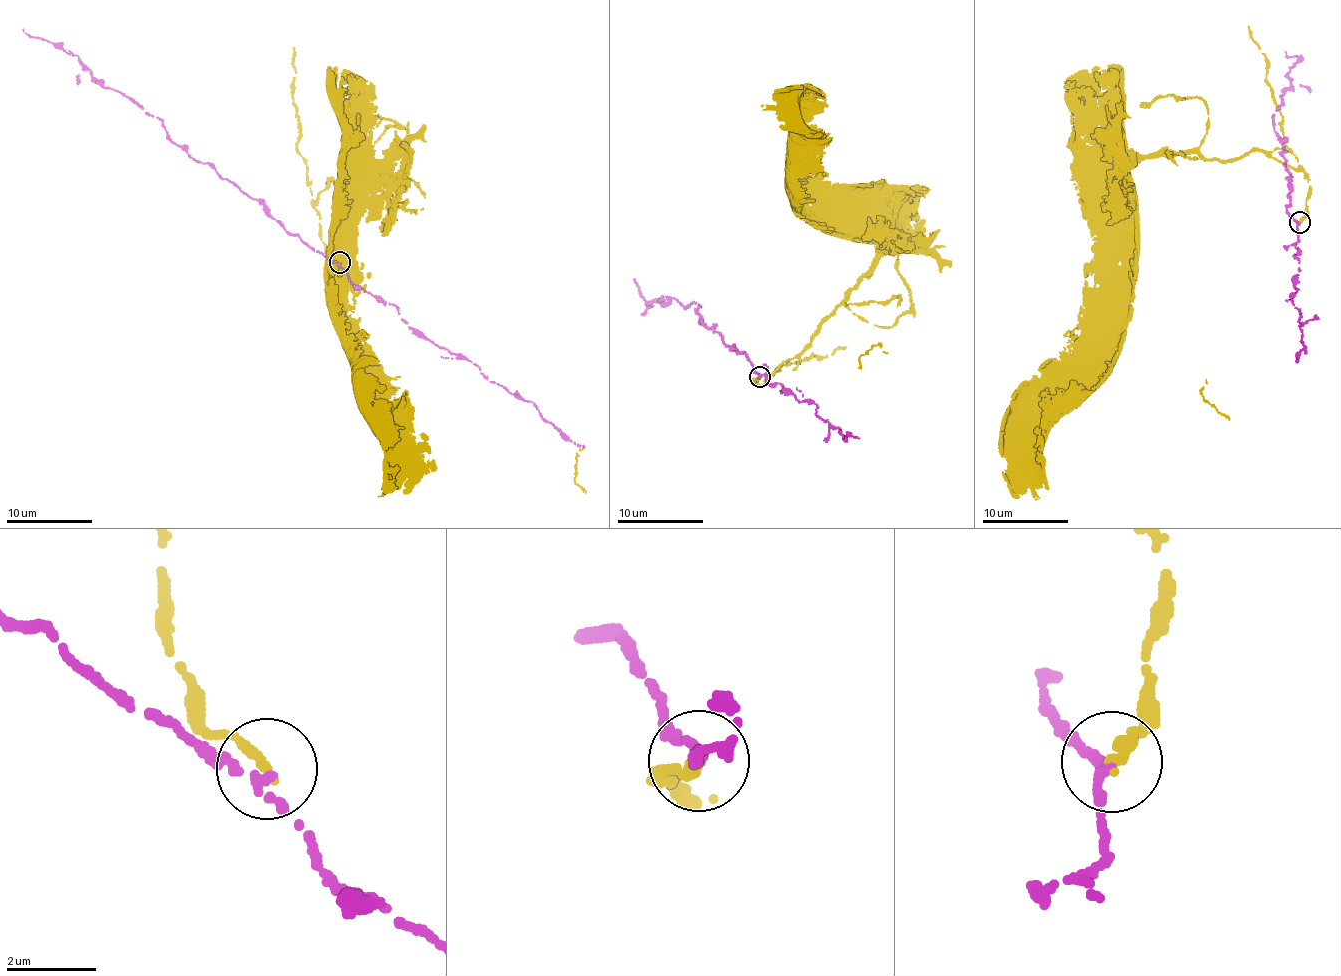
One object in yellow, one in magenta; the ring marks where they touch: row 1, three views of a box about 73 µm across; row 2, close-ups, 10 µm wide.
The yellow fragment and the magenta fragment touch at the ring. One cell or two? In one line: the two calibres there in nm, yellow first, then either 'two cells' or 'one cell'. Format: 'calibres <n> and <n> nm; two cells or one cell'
calibres 280 and 140 nm; two cells

